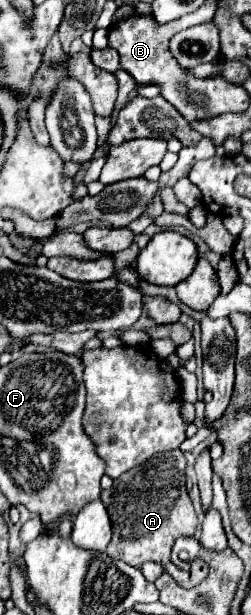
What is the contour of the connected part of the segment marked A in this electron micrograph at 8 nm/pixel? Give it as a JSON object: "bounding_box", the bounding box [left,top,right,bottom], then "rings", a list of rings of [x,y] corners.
{"bounding_box":[102,450,208,588],"rings":[[[182,450],[152,456],[144,464],[120,476],[120,480],[114,480],[114,486],[110,490],[102,490],[102,502],[108,508],[112,520],[112,542],[106,548],[108,556],[124,560],[126,564],[136,568],[140,568],[146,560],[158,562],[180,586],[192,588],[208,575],[207,564],[198,558],[191,562],[189,570],[183,570],[170,562],[174,540],[180,536],[192,536],[198,526],[196,512],[186,492],[184,468],[186,458]]]}

